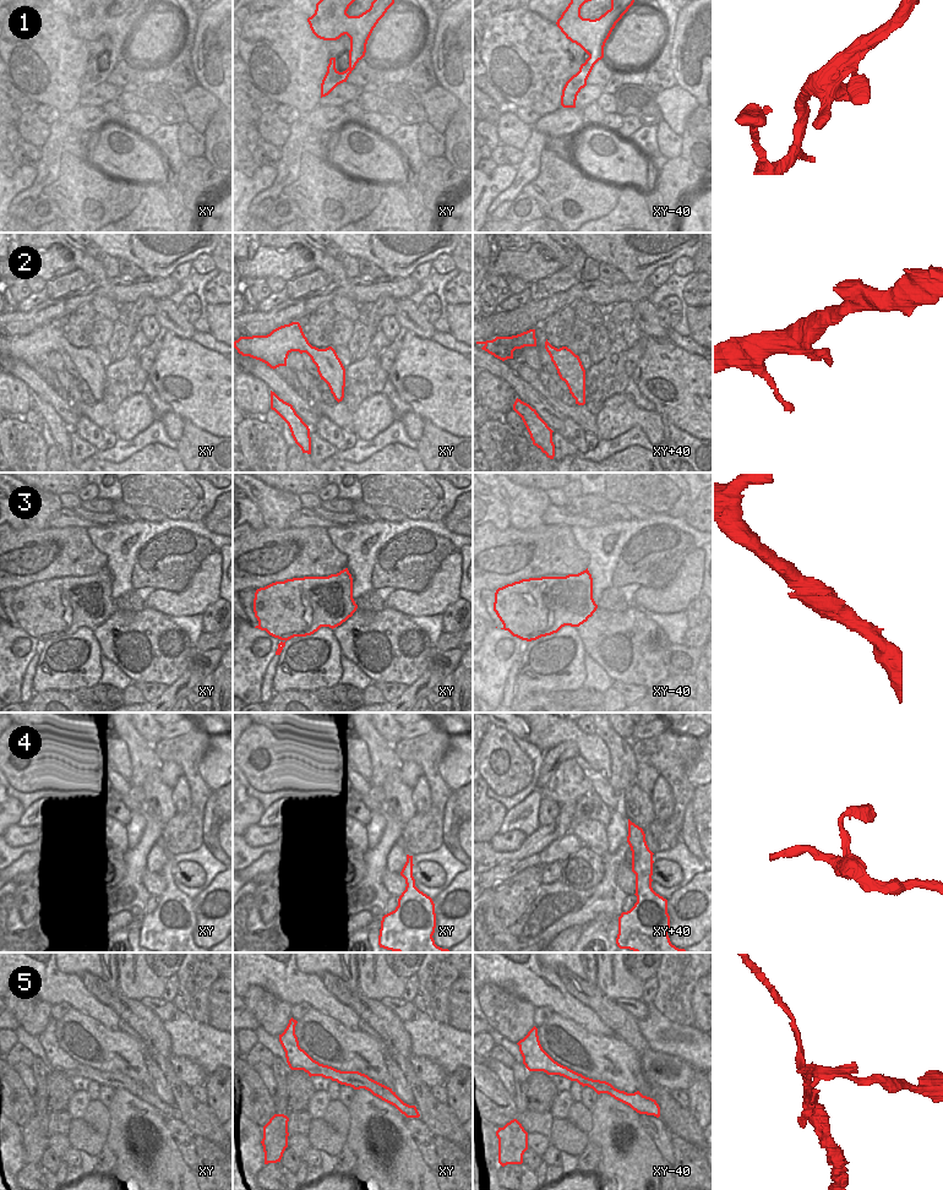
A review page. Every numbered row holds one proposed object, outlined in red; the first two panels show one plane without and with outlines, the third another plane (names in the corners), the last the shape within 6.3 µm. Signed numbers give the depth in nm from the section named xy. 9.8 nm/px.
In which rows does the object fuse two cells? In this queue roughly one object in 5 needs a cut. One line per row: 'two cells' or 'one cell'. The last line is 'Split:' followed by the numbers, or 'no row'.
1: one cell
2: one cell
3: one cell
4: one cell
5: two cells
Split: 5

